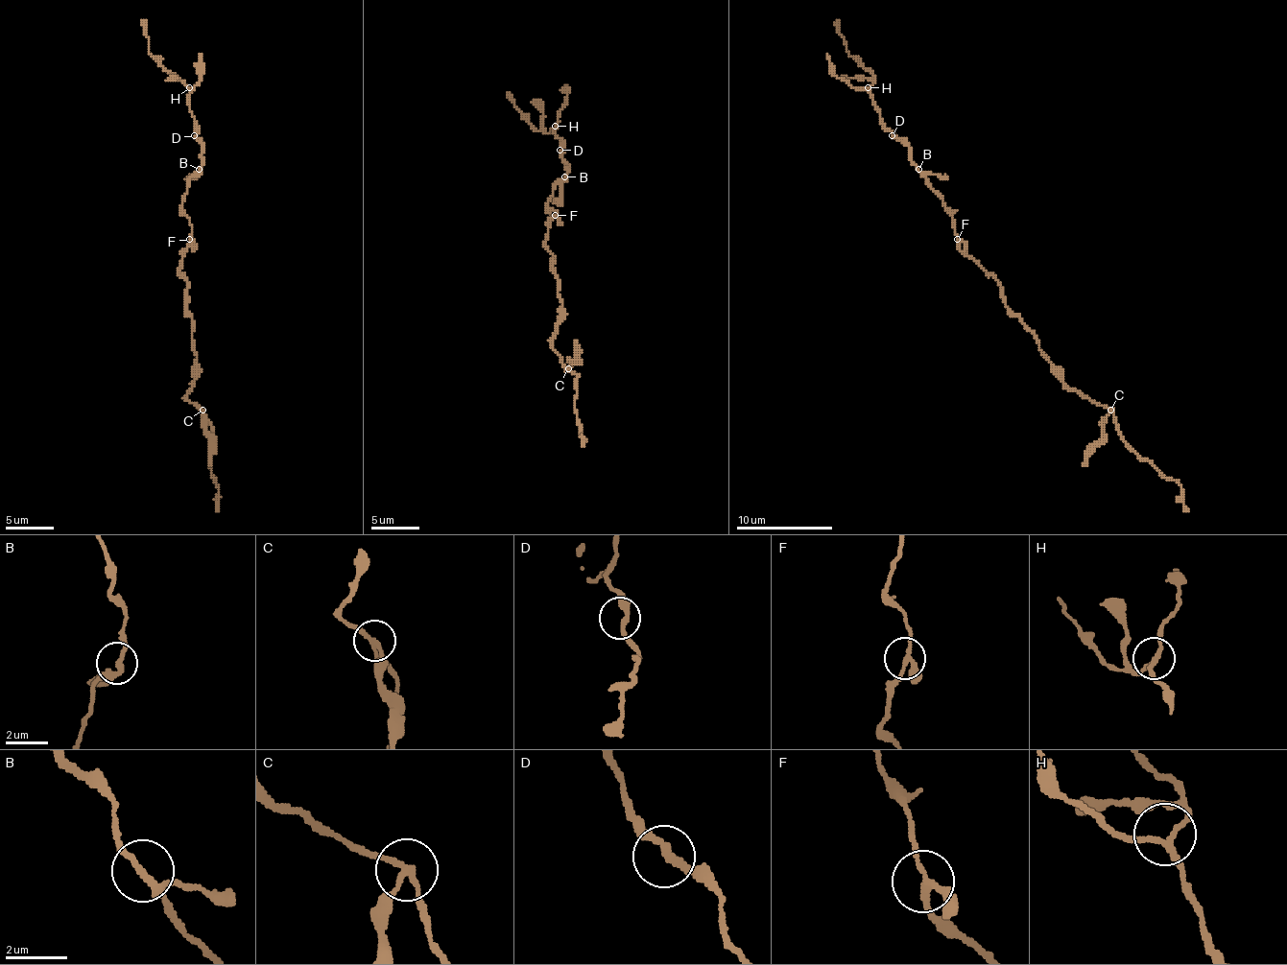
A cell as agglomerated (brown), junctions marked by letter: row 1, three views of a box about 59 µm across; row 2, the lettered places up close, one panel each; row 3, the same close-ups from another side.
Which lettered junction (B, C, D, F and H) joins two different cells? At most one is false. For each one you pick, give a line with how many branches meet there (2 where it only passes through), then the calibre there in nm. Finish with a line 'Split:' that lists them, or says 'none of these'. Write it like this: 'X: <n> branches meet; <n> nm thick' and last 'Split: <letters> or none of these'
C: 3 branches meet; 170 nm thick
Split: C

